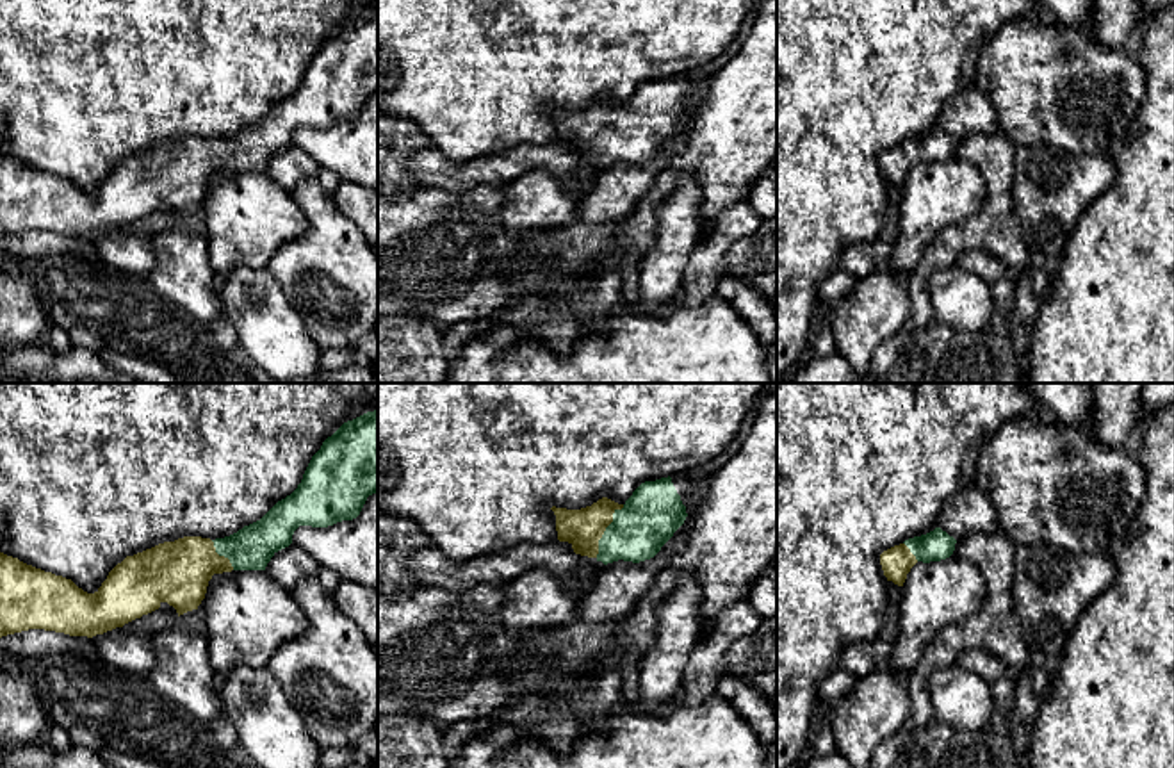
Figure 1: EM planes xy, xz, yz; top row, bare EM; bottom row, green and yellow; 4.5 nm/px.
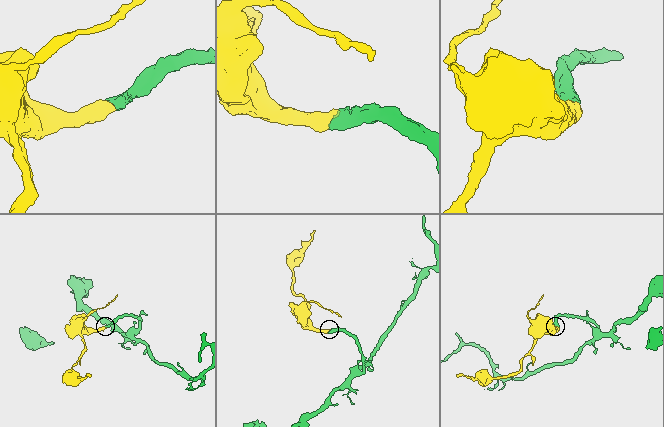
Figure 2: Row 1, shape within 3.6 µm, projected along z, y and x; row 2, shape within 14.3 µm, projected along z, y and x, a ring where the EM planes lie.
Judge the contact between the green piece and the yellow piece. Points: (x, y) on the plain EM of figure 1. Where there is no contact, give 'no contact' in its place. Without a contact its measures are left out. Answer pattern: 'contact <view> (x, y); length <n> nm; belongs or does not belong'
contact xz (606, 130); length 280 nm; belongs

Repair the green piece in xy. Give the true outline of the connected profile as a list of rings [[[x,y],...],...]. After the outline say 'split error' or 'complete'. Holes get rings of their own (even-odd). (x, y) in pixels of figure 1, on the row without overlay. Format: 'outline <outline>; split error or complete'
outline [[[378,11],[367,12],[344,23],[321,50],[312,57],[298,89],[278,102],[260,121],[244,127],[224,139],[183,137],[175,143],[164,143],[118,164],[94,194],[78,189],[71,180],[45,173],[18,159],[0,153],[0,239],[29,230],[45,230],[69,237],[103,235],[116,228],[141,219],[160,208],[162,203],[173,207],[180,216],[198,210],[205,200],[208,182],[214,175],[232,171],[265,171],[271,159],[292,144],[292,135],[299,127],[328,128],[342,121],[353,121],[360,116],[369,96],[378,93]]]; split error

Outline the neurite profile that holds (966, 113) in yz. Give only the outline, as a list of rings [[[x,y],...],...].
[[[974,84],[944,102],[937,128],[955,141],[971,134],[999,135],[996,112]]]

